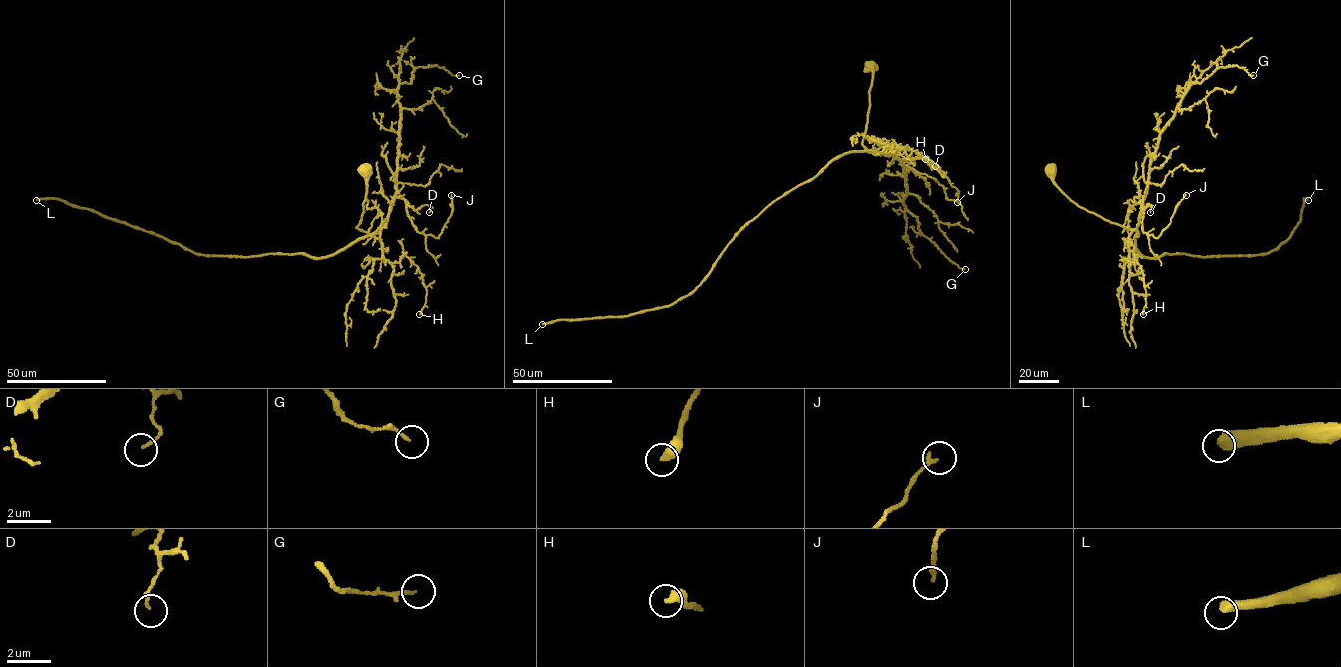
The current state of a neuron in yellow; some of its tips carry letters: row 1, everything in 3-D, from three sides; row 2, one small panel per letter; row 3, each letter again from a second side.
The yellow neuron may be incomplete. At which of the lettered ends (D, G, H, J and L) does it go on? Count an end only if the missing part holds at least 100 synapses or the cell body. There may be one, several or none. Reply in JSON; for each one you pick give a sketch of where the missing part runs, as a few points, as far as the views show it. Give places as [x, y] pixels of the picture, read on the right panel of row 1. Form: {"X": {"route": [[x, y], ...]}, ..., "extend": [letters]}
{"extend": ["L"]}

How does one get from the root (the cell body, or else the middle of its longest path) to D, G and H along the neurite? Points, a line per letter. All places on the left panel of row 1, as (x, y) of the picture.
D: (365, 171), (366, 198), (358, 229), (374, 236), (398, 197), (414, 209), (427, 205), (429, 212)
G: (365, 171), (366, 198), (356, 227), (374, 236), (396, 191), (398, 85), (410, 83), (419, 67), (459, 75)
H: (365, 171), (356, 227), (380, 230), (385, 259), (405, 255), (417, 266), (426, 290), (419, 314)

